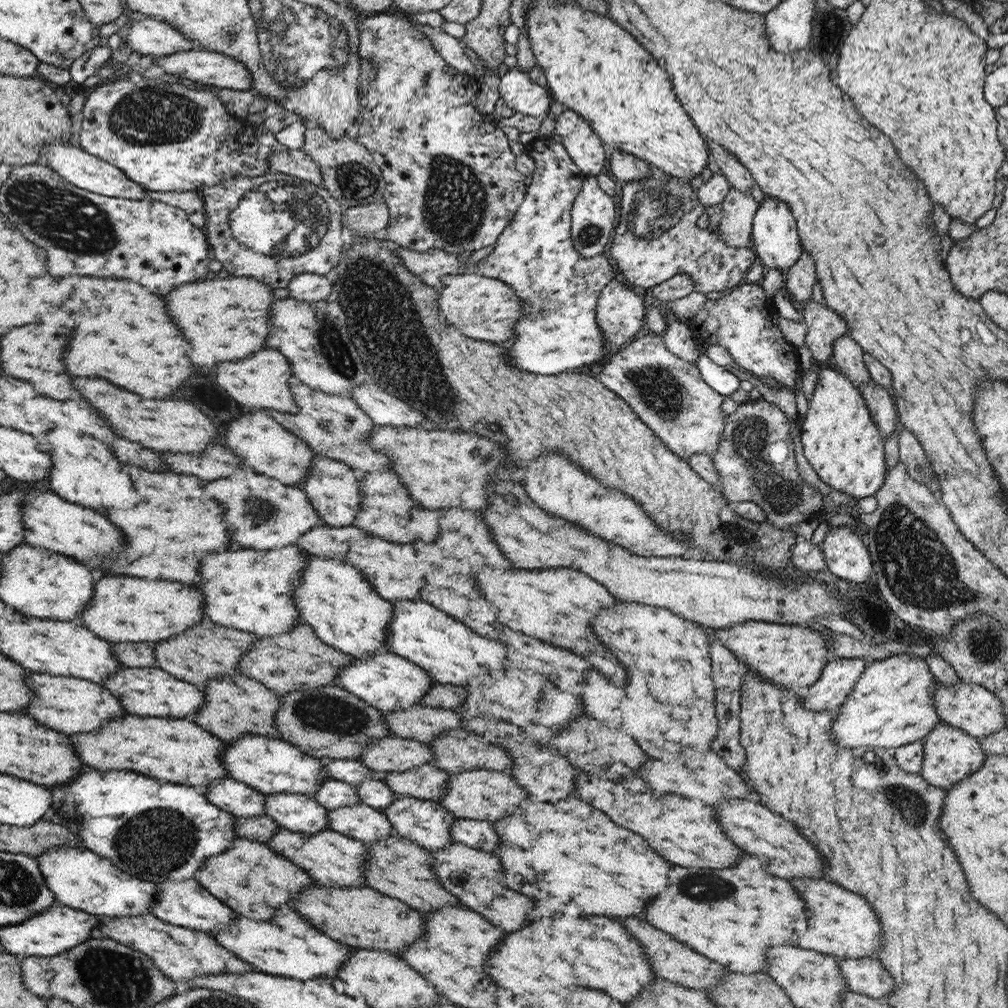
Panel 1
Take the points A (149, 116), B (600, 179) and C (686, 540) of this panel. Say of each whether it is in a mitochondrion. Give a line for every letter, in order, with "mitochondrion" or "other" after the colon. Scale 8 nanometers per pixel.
A: mitochondrion
B: other
C: other

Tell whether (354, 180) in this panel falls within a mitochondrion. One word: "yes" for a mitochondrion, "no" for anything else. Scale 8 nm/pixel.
yes

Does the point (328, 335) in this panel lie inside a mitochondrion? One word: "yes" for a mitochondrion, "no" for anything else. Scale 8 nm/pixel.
yes

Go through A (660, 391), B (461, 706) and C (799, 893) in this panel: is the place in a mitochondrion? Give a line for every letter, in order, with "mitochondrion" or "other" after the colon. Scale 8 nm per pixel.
A: mitochondrion
B: other
C: other

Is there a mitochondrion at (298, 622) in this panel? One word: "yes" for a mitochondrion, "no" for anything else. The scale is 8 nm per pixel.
no

